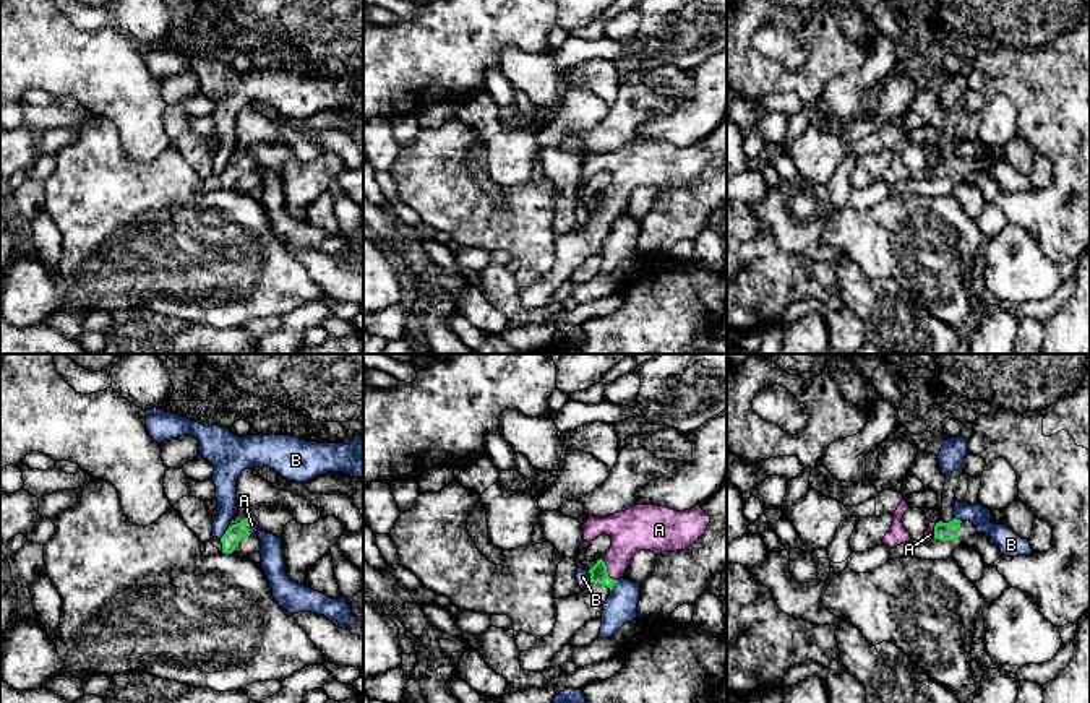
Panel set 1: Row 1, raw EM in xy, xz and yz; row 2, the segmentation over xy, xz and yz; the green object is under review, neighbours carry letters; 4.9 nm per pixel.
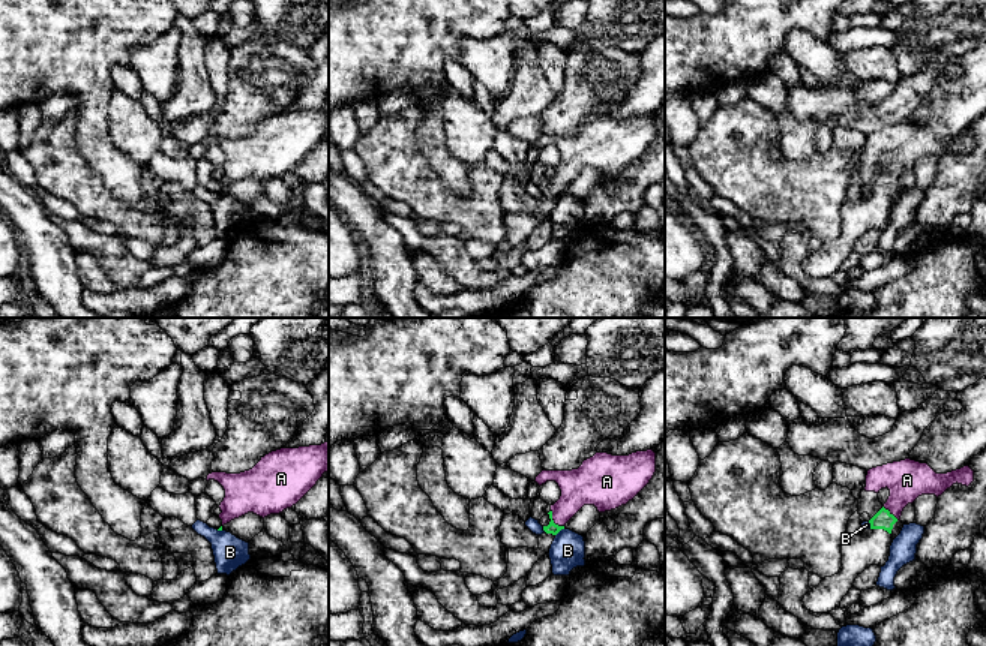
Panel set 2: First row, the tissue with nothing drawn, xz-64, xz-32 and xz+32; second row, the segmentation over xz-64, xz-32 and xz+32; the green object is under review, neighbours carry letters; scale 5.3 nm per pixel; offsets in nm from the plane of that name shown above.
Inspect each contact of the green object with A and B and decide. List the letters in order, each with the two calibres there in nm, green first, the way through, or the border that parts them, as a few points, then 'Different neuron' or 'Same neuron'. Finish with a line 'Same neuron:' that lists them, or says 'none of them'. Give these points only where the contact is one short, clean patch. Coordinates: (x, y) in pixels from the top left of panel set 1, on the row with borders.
A: Thickness 90 nm (green) against 220 nm. Path across: xz (599, 573), (607, 572), (635, 530). Same neuron
B: Thickness 90 nm (green) against 110 nm. Boundary: xy (229, 525), (219, 538). Different neuron
Same neuron: A

